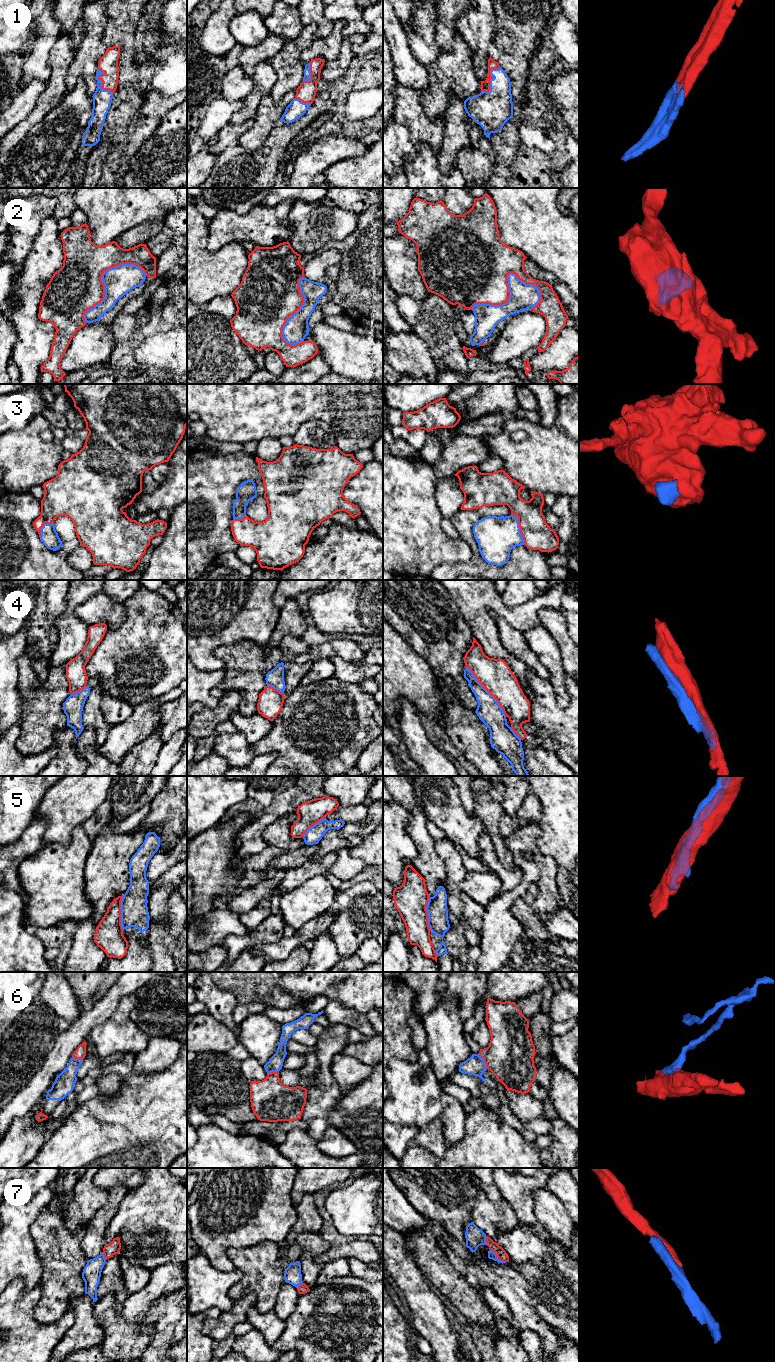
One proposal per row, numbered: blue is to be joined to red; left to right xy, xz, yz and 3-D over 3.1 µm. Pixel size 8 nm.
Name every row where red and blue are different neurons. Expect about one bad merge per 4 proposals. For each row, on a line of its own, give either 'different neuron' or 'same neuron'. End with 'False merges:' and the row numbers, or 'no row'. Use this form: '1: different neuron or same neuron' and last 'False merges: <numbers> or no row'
1: same neuron
2: different neuron
3: same neuron
4: different neuron
5: different neuron
6: same neuron
7: same neuron
False merges: 2, 4, 5

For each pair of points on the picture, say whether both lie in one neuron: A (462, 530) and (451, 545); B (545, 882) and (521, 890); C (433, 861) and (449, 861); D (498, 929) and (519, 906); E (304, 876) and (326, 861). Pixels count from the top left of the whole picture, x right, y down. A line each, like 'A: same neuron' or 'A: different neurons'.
A: different neurons
B: different neurons
C: different neurons
D: different neurons
E: same neuron

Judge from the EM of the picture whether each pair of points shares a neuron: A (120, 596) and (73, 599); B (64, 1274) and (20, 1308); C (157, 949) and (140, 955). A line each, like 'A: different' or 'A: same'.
A: different
B: different
C: different

